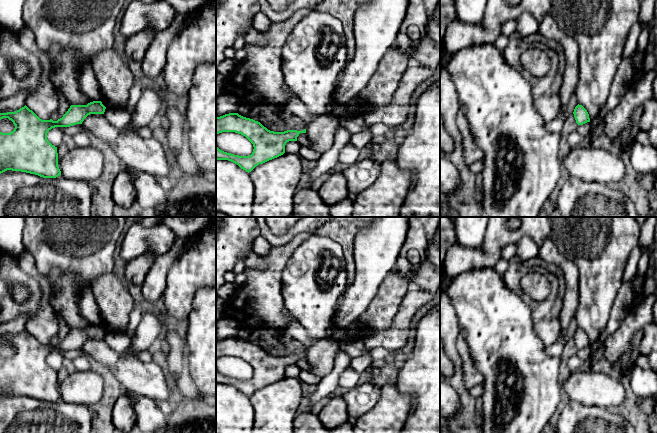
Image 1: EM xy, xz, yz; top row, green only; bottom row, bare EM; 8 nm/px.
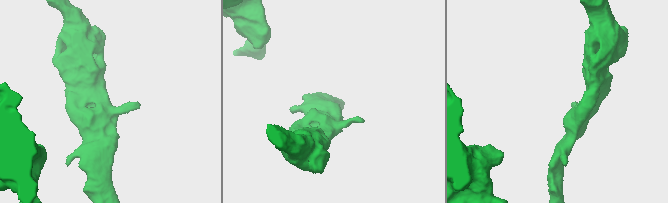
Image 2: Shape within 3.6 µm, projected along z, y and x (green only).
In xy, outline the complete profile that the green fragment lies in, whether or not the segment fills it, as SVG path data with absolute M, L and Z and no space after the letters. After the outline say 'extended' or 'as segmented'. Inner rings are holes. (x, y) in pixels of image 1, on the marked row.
M93 101L87 105L71 105L62 118L57 121L42 120L26 105L15 112L0 113L0 120L8 118L15 128L10 133L0 132L0 174L7 171L21 171L35 174L43 178L56 178L61 175L58 166L57 147L47 139L47 133L55 127L70 127L82 124L90 114L104 114L106 107L101 101Z; as segmented

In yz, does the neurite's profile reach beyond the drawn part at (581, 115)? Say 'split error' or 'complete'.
complete

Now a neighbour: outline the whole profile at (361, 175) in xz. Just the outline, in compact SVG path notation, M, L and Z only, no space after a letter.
M370 158L349 166L344 171L348 191L354 194L362 192L378 179L380 170L381 164Z

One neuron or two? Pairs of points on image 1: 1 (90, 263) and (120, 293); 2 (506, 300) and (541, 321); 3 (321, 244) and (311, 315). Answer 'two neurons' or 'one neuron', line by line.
1: two neurons
2: two neurons
3: one neuron

